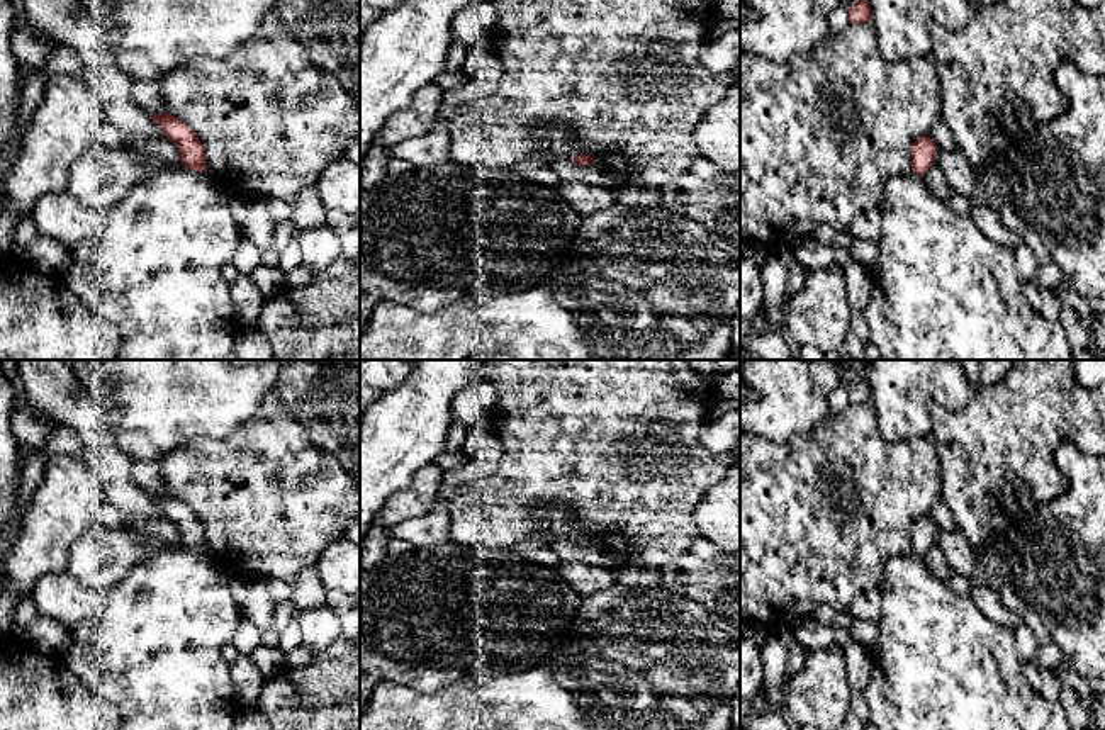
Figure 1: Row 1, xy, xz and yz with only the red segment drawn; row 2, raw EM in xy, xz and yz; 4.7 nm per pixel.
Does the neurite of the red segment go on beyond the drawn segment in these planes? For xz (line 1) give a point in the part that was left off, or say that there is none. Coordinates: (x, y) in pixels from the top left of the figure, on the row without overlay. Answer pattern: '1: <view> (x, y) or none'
1: none

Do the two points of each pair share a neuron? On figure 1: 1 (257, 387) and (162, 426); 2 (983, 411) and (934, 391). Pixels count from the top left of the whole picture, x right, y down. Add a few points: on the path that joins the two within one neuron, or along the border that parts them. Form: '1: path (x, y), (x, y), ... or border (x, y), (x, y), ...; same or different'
1: path (233, 394), (192, 396), (185, 403); same
2: border (978, 389), (961, 408), (934, 404), (932, 426); different

